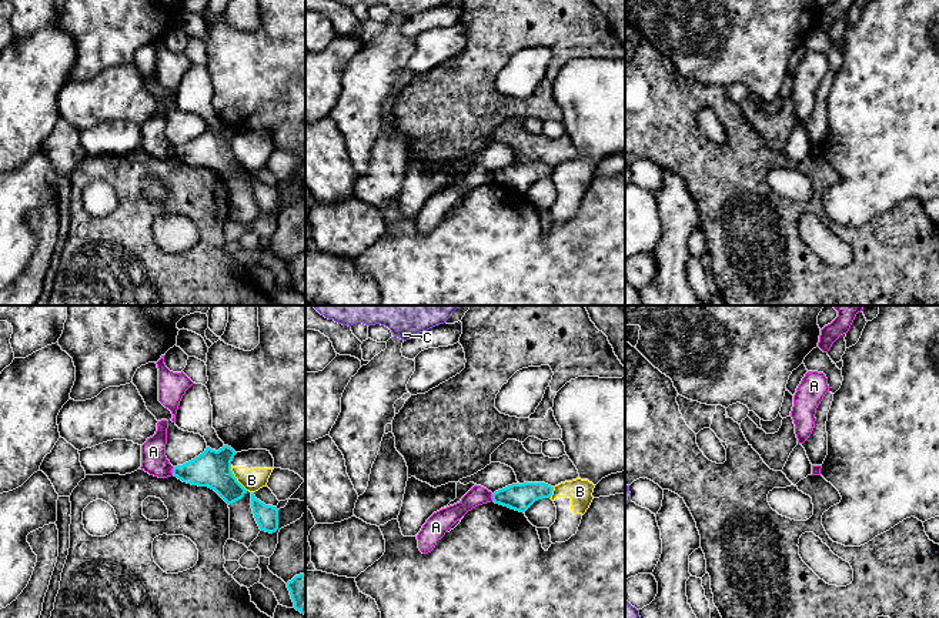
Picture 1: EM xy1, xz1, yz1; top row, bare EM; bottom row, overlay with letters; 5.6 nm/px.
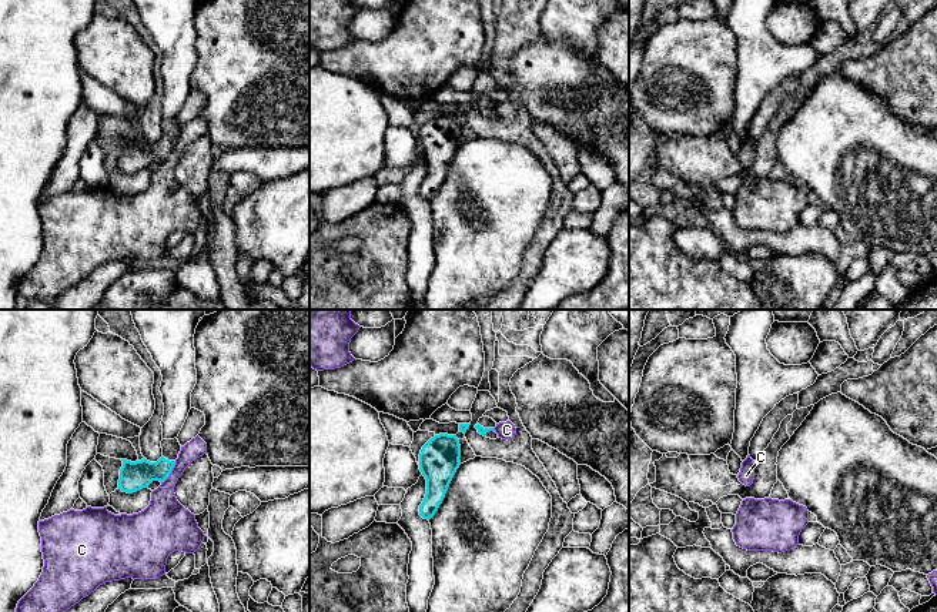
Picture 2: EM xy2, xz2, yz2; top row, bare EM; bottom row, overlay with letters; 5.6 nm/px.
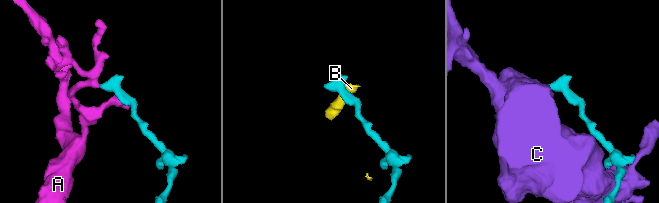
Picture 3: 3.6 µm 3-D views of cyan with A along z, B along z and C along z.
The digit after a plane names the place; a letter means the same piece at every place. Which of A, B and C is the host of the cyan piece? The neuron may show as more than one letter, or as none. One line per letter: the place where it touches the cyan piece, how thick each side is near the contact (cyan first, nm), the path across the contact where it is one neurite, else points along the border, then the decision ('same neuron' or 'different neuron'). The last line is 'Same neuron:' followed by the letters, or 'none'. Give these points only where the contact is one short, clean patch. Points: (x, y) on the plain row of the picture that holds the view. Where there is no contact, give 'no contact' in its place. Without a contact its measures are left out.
A: contact xy1 (173, 152); calibres 200 and 140 nm; border xy1 (174, 147), (171, 154); different neuron
B: contact xy1 (236, 159); calibres 200 and 120 nm; border xy1 (230, 146), (234, 157), (247, 170); different neuron
C: contact xy2 (170, 153); calibres 160 and 220 nm; different neuron
Same neuron: none

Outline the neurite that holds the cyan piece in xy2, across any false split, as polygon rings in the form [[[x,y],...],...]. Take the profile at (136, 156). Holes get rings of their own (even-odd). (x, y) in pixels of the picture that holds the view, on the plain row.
[[[177,118],[161,121],[163,137],[157,143],[150,143],[145,138],[141,141],[123,141],[120,150],[118,170],[127,174],[137,173],[143,168],[148,168],[153,161],[164,163],[174,146],[181,126]]]

